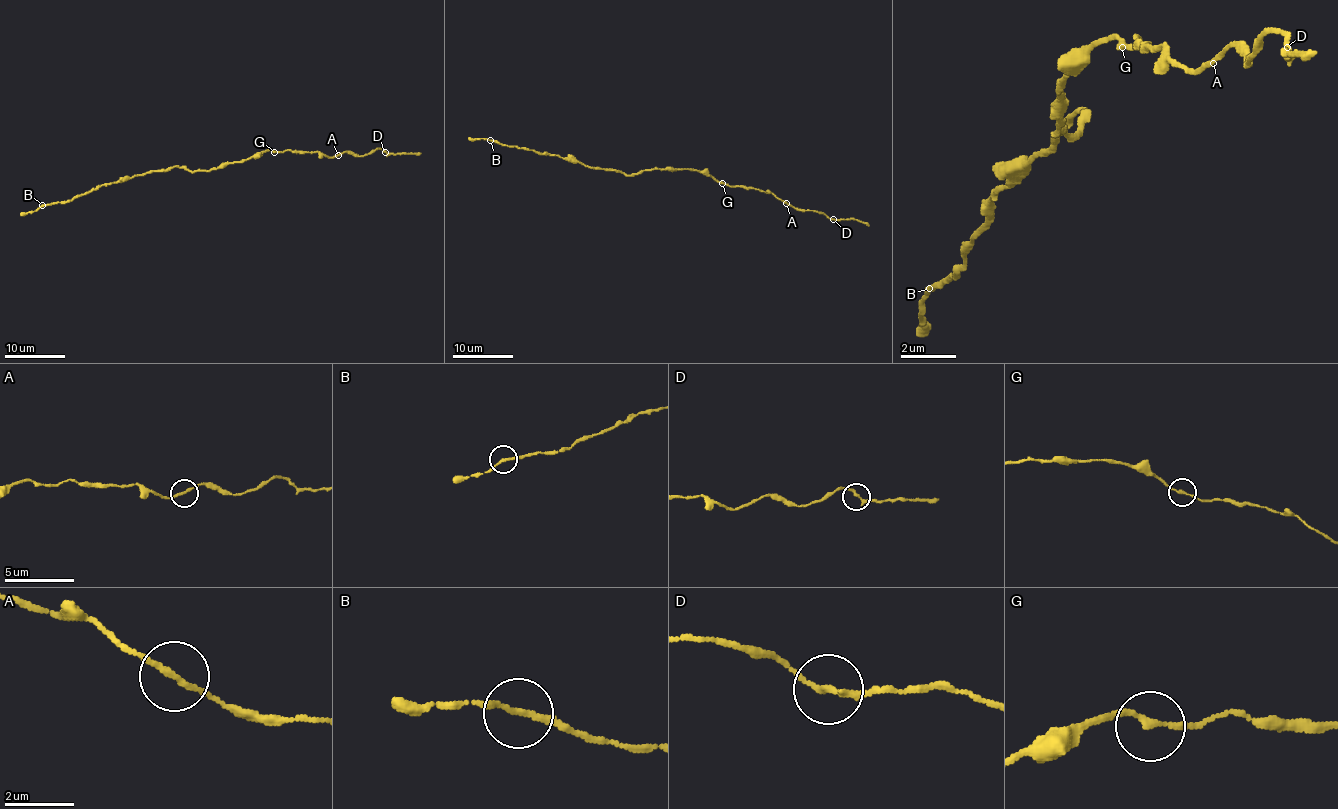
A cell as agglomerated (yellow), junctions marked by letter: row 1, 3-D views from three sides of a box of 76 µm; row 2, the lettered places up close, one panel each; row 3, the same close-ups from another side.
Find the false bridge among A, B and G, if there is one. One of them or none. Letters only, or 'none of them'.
none of them

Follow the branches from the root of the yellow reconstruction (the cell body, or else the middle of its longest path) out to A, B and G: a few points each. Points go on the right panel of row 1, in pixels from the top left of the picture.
A: (1060, 109), (1060, 82), (1101, 40), (1163, 47), (1184, 68), (1204, 68), (1211, 61)
B: (1060, 109), (1067, 137), (1087, 116), (1080, 109), (991, 199), (963, 268), (929, 288)
G: (1060, 109), (1060, 82), (1094, 47), (1101, 40), (1115, 40), (1122, 47)

